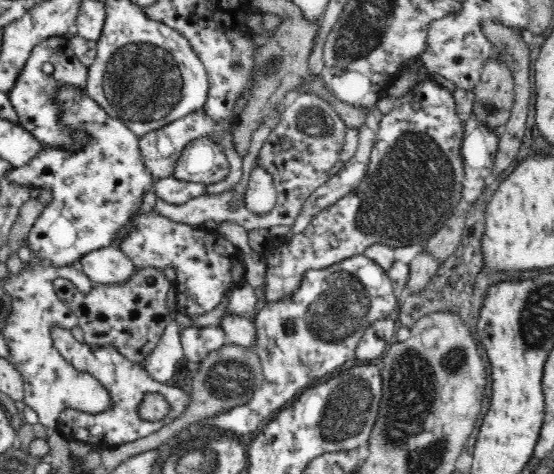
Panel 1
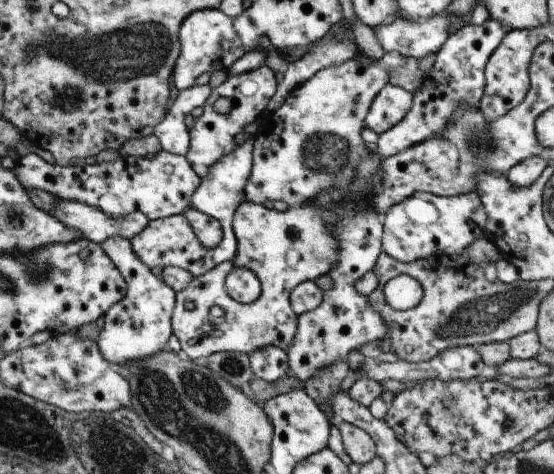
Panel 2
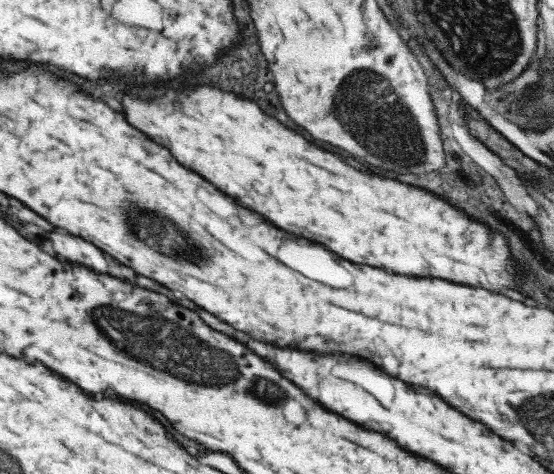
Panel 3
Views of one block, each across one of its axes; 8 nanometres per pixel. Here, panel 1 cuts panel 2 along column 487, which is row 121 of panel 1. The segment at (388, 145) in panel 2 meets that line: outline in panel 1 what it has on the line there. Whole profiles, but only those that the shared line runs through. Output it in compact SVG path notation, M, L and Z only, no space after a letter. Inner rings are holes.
M48 38L42 44L38 44L26 66L22 68L22 72L18 74L14 86L8 92L8 100L10 106L14 108L18 122L34 134L34 138L38 138L42 144L50 144L50 146L60 146L60 148L70 148L70 150L82 150L82 146L88 140L88 134L84 132L76 132L76 134L68 134L62 128L60 122L60 110L58 104L54 104L54 94L58 90L58 86L62 84L70 84L76 88L84 88L86 90L86 82L88 82L88 66L84 66L78 56L72 50L72 44L66 38ZM44 64L52 66L52 72L44 72Z

